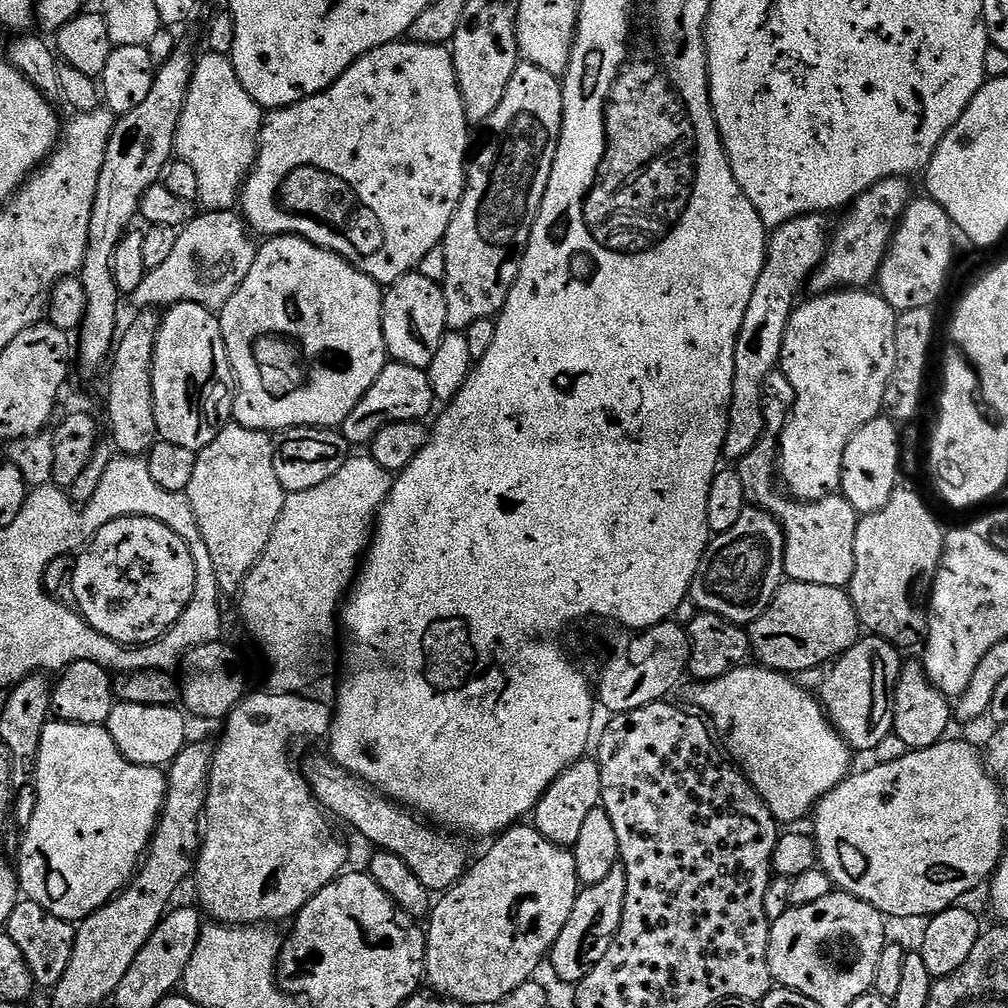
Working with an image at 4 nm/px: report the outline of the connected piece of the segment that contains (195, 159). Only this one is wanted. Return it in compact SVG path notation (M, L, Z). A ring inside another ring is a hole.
M205 51L196 61L182 119L176 127L175 155L194 166L198 174L198 200L207 211L231 212L240 203L240 189L256 164L260 149L260 126L265 113L246 94L231 59Z

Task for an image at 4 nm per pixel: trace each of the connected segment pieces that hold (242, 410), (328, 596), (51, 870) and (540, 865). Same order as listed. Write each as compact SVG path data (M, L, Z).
M273 236L265 239L257 247L254 264L245 280L241 282L237 292L226 302L224 308L218 312L222 338L226 342L226 350L232 363L234 377L232 416L235 423L241 424L244 428L253 428L269 434L283 432L286 428L339 429L350 414L350 410L354 410L354 406L362 402L366 390L374 386L378 374L382 374L384 367L390 363L384 337L384 294L385 289L381 285L359 272L350 261L324 248L314 246L309 240L304 240L300 236Z
M352 454L334 478L326 478L326 482L318 486L310 486L310 490L285 495L282 514L278 514L278 522L274 522L270 542L266 542L262 558L244 579L239 597L240 616L253 642L272 663L271 691L303 693L308 680L314 679L316 671L323 666L328 631L335 620L337 623L338 613L353 587L362 557L370 544L370 529L390 494L393 479L393 473L378 466L372 455Z
M59 718L53 719L42 730L40 754L37 757L34 791L36 805L32 808L32 817L28 820L28 829L24 832L24 841L20 844L20 864L18 863L18 879L21 893L27 899L44 907L50 914L71 922L85 920L90 914L104 908L119 892L123 892L136 875L146 853L152 836L156 833L156 825L164 811L164 799L168 793L168 777L159 767L150 764L135 764L125 758L118 750L114 738L110 738L107 727L98 724L71 724Z
M513 826L507 832L499 833L498 838L491 841L492 844L488 848L488 853L481 858L480 861L473 863L468 871L459 882L449 888L433 903L430 909L430 915L426 920L426 935L428 938L428 949L426 950L426 984L433 993L439 994L441 997L456 1001L457 1005L464 1004L488 1004L494 1006L502 998L506 998L510 994L514 994L514 990L518 990L518 986L522 986L526 981L533 979L537 974L536 967L540 963L545 963L546 957L551 953L554 942L558 938L558 934L562 934L562 926L566 926L567 920L570 918L570 910L574 910L574 902L576 895L580 893L581 882L576 873L575 855L567 848L559 848L554 842L550 842L541 832L534 826Z

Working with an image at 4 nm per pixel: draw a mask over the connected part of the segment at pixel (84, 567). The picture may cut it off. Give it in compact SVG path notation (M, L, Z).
M124 516L121 519L115 519L102 528L96 534L89 544L77 555L77 562L72 572L72 594L76 602L75 607L77 611L83 615L88 615L88 618L106 634L120 638L120 640L146 640L156 636L160 630L164 630L168 626L168 622L172 622L178 612L185 610L189 605L190 599L194 594L194 582L197 581L196 563L193 560L193 555L190 554L190 548L187 546L185 540L174 530L170 530L164 523L158 522L149 516Z

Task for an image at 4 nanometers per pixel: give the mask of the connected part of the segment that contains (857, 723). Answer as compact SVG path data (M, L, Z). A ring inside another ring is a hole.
M865 635L849 646L831 665L828 680L818 692L824 713L839 730L840 737L849 748L857 753L871 754L882 738L893 735L893 689L899 682L902 669L900 656L901 649L889 640Z

